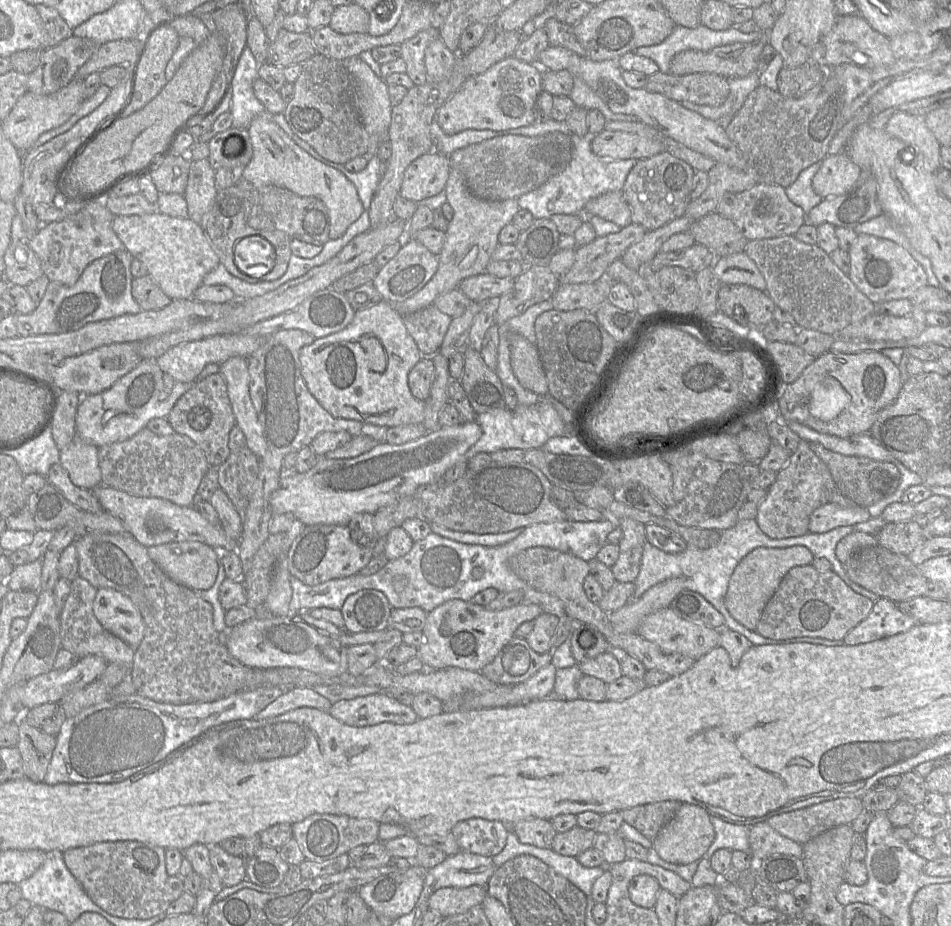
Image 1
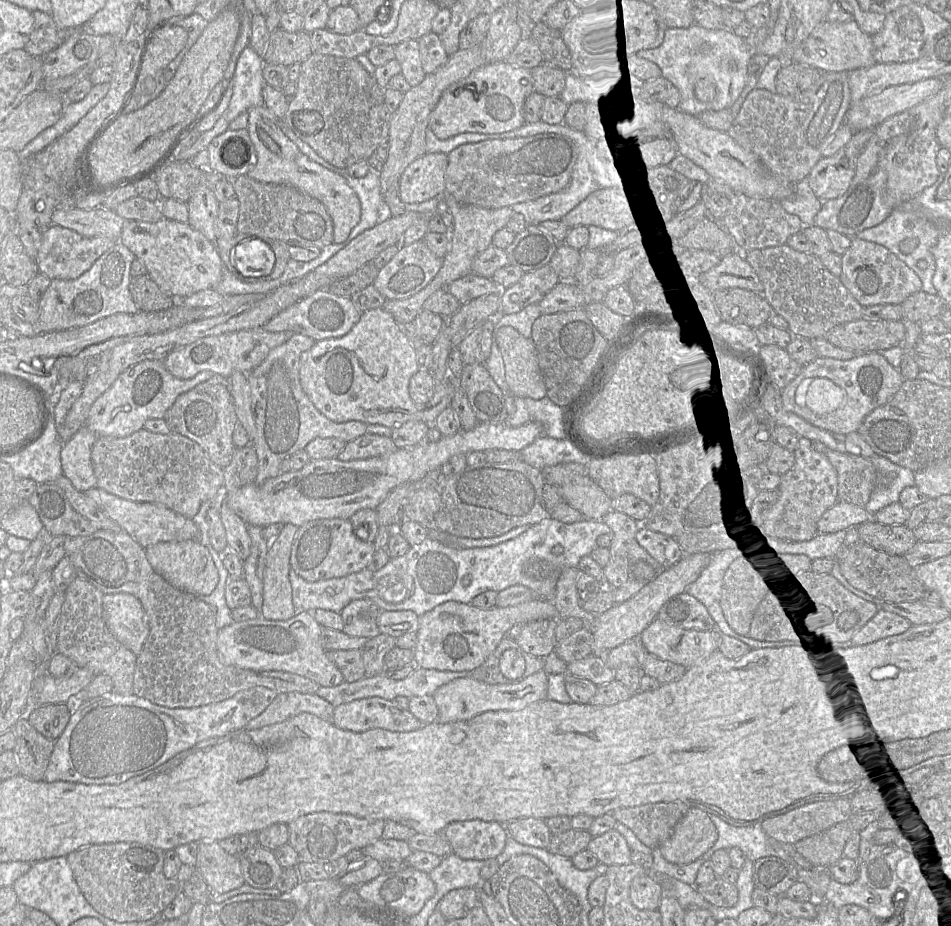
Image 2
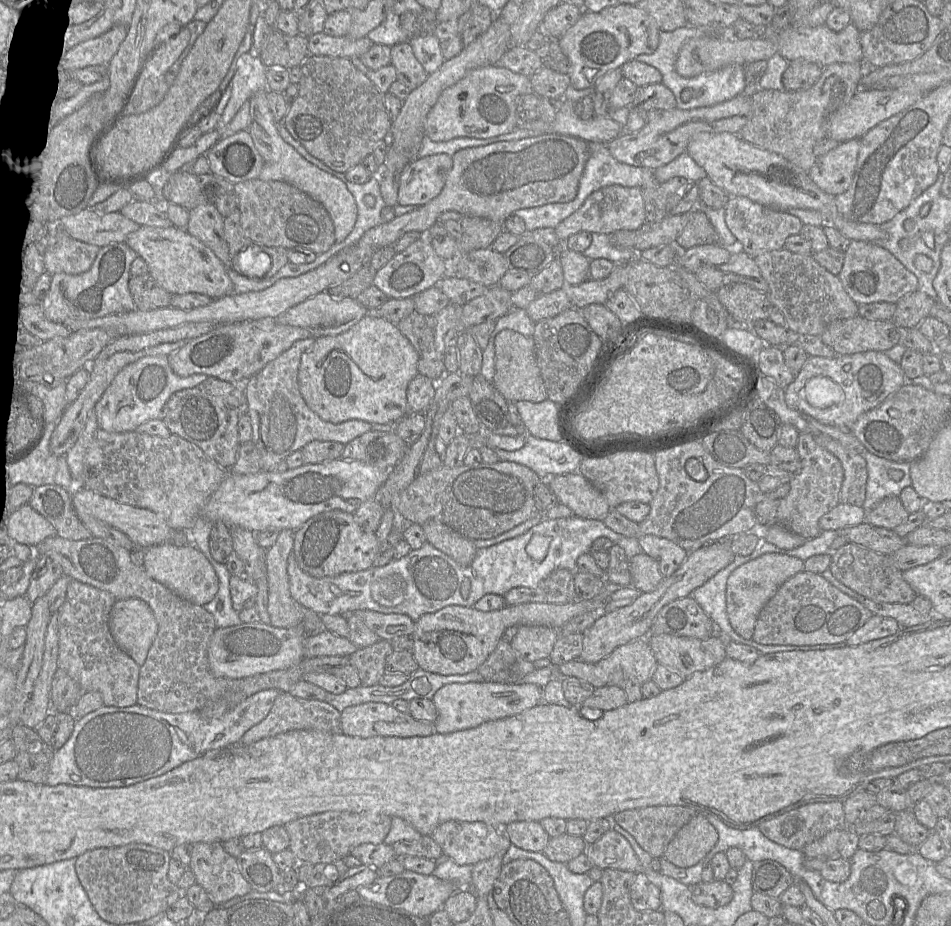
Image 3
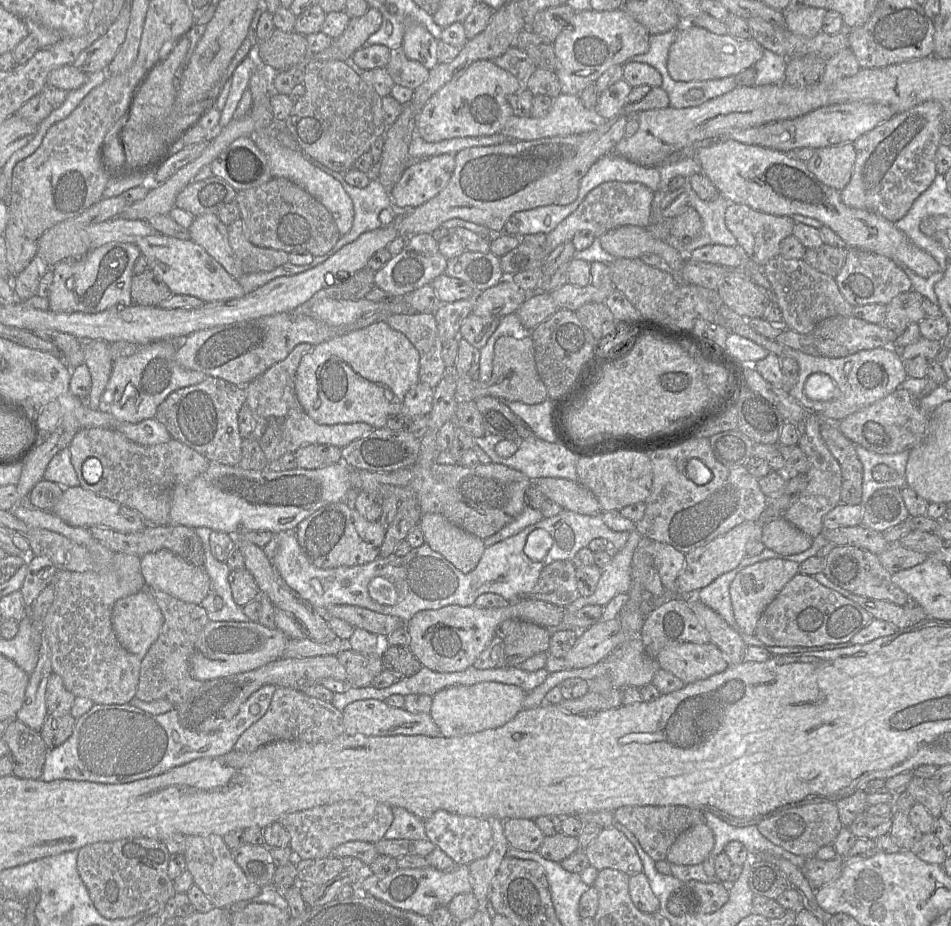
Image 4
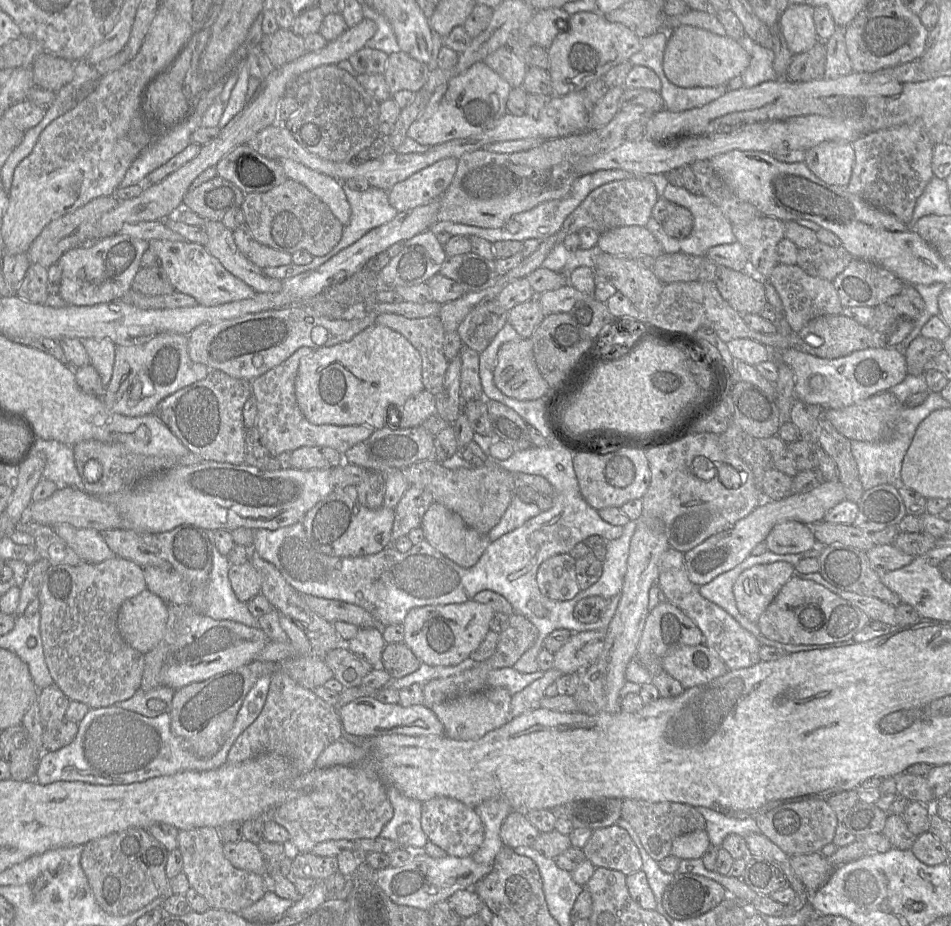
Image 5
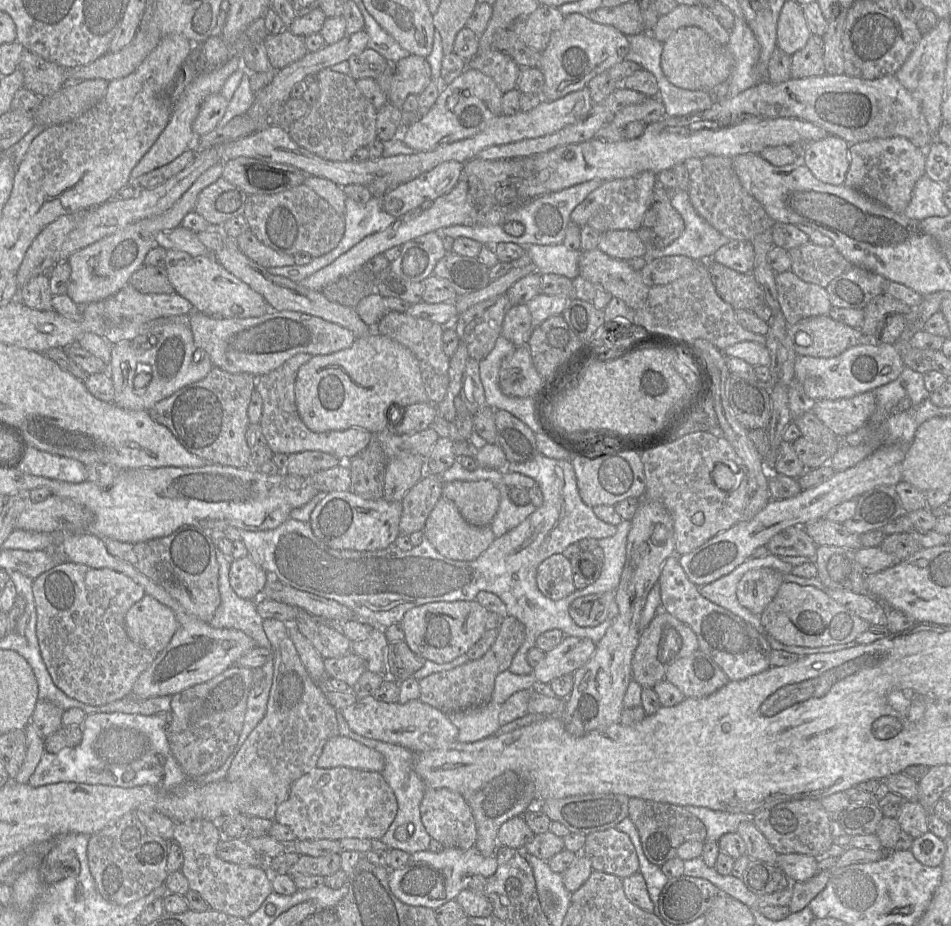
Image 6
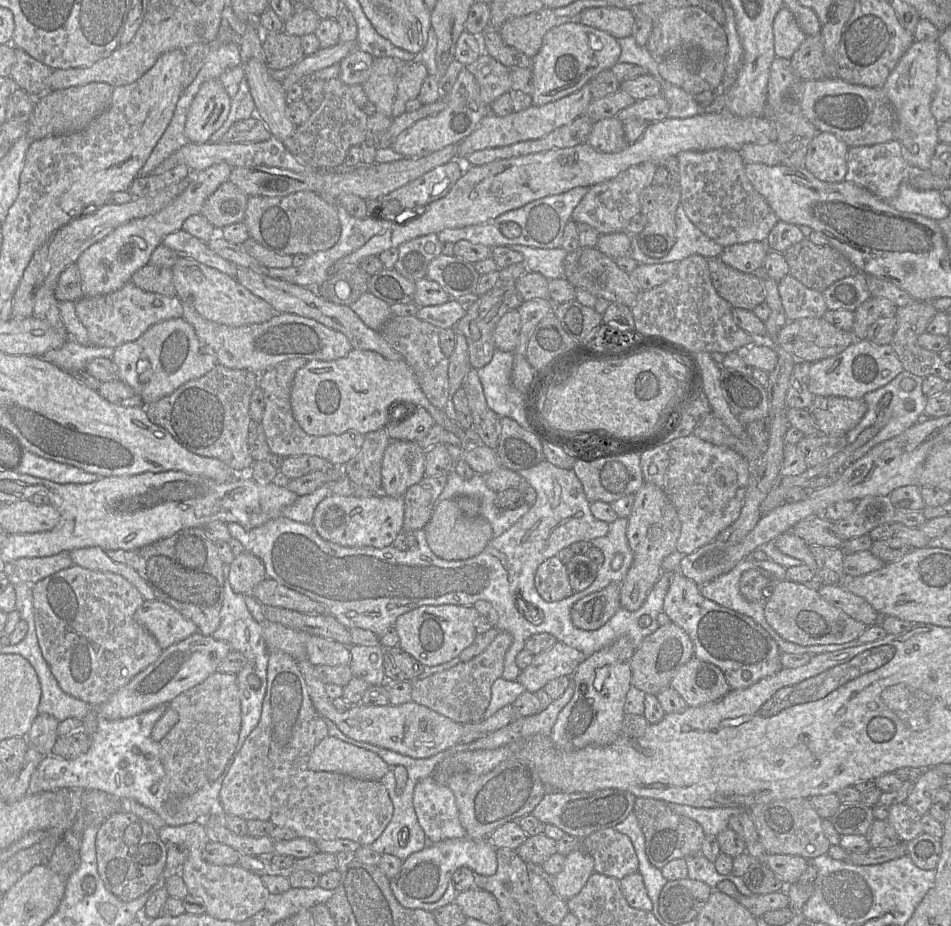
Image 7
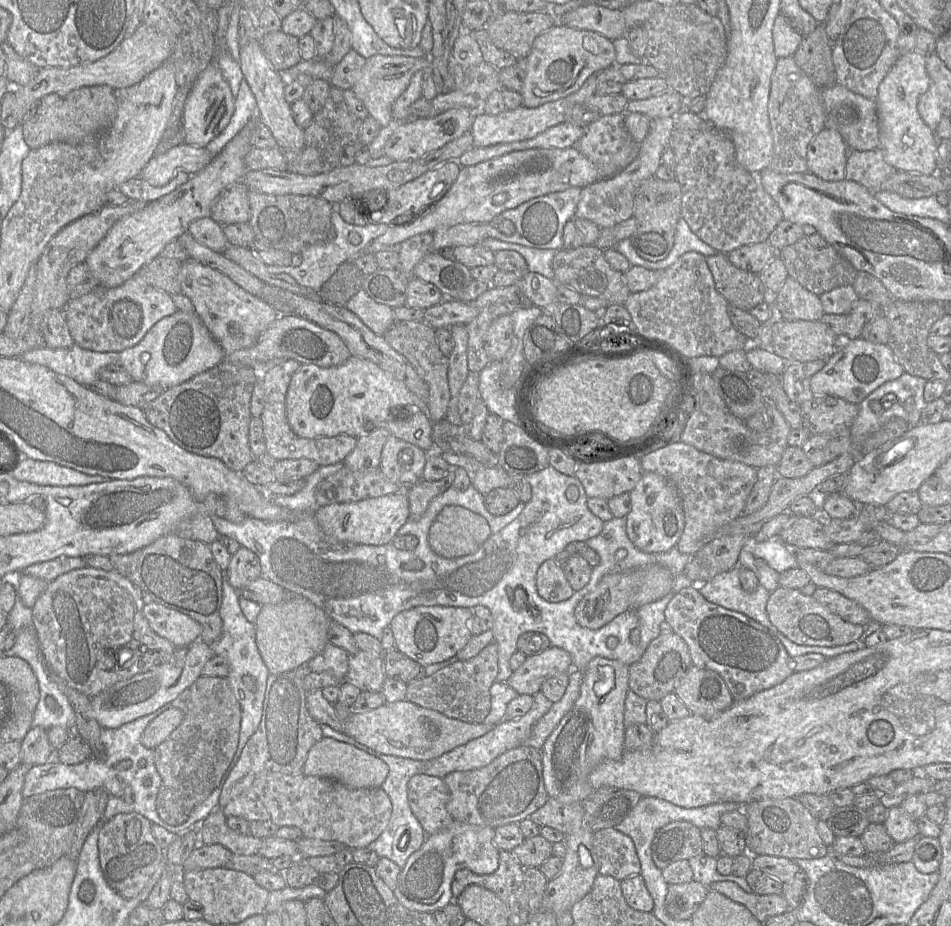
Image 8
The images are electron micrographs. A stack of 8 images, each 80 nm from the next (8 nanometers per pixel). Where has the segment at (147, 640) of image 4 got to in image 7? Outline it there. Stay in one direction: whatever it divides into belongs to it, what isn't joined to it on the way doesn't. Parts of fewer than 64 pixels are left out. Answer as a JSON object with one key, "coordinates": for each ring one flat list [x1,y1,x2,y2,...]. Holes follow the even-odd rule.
{"coordinates":[[157,600,144,601,136,610,134,618,154,636,162,650,198,632,198,627,192,621,185,618,170,605]]}

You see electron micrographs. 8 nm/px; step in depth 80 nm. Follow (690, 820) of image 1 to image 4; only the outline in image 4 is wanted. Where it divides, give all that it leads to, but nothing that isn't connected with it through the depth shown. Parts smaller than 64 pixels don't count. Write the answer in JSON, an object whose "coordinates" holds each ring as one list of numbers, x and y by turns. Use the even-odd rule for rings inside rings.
{"coordinates":[[706,823,683,831,668,850,666,860,678,865,695,865,704,862,715,844,713,831]]}

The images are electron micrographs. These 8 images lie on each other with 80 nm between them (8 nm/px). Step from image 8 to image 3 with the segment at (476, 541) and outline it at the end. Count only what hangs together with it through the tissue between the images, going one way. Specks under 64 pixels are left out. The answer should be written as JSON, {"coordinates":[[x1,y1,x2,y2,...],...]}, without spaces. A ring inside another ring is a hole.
{"coordinates":[[436,521,422,524,422,529,426,541,458,564,468,566,473,562,477,552,473,540]]}

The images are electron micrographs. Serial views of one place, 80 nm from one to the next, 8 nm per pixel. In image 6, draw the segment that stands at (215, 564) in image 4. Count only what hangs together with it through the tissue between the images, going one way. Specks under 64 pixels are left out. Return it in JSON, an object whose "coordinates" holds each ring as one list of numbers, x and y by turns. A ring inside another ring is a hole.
{"coordinates":[[218,547,215,548,219,565,220,604,209,624,213,628,240,630,254,640,256,647,270,649,270,642,262,626,263,619,256,611,255,601,240,598,230,586,229,569,233,559,225,556]]}

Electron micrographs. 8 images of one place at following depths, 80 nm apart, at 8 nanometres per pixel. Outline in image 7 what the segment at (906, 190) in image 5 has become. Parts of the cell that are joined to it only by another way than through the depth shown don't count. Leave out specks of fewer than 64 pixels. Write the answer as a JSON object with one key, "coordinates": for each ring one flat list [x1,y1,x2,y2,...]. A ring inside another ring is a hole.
{"coordinates":[[894,139,870,146,850,147,847,154,845,180,867,189,885,201,889,201,897,195,901,183,908,181,914,171,916,170,902,156,900,142]]}

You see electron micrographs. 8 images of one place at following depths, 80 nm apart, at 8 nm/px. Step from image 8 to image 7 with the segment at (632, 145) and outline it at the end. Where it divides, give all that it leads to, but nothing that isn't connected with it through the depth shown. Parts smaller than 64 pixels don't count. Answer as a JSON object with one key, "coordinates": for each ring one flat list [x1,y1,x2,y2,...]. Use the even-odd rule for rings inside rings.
{"coordinates":[[618,116,595,121,586,143,602,153,618,153,629,145,624,123]]}

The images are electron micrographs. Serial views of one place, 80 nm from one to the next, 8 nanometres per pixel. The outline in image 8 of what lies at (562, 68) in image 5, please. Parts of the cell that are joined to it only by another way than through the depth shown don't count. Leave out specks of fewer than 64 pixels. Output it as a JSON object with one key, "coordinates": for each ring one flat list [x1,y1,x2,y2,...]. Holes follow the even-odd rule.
{"coordinates":[[558,22,534,40,529,55,521,63,525,70,520,90,523,106,535,108,575,93,589,76,615,64,615,57,612,40,598,32,574,29]]}

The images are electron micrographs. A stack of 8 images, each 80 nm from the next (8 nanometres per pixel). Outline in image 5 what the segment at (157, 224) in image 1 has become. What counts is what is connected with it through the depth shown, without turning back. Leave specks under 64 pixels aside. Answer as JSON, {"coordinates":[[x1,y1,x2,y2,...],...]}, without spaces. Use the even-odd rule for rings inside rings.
{"coordinates":[[150,240,148,242,148,249,158,257,160,266,175,292,192,296,199,305,217,306,249,299,256,294,249,285,228,272,203,245,188,241]]}

